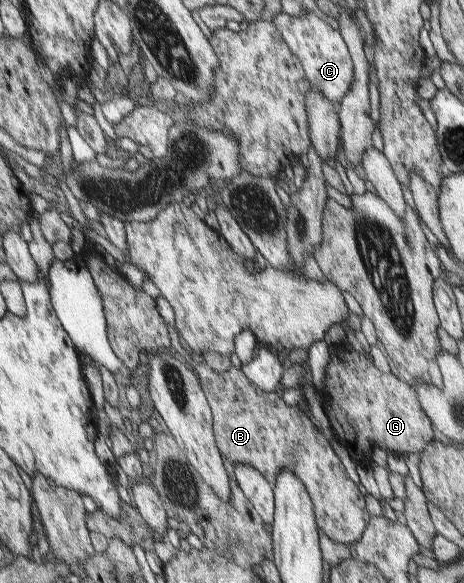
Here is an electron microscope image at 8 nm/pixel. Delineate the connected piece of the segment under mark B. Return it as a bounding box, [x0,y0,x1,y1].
[193,362,369,545]

